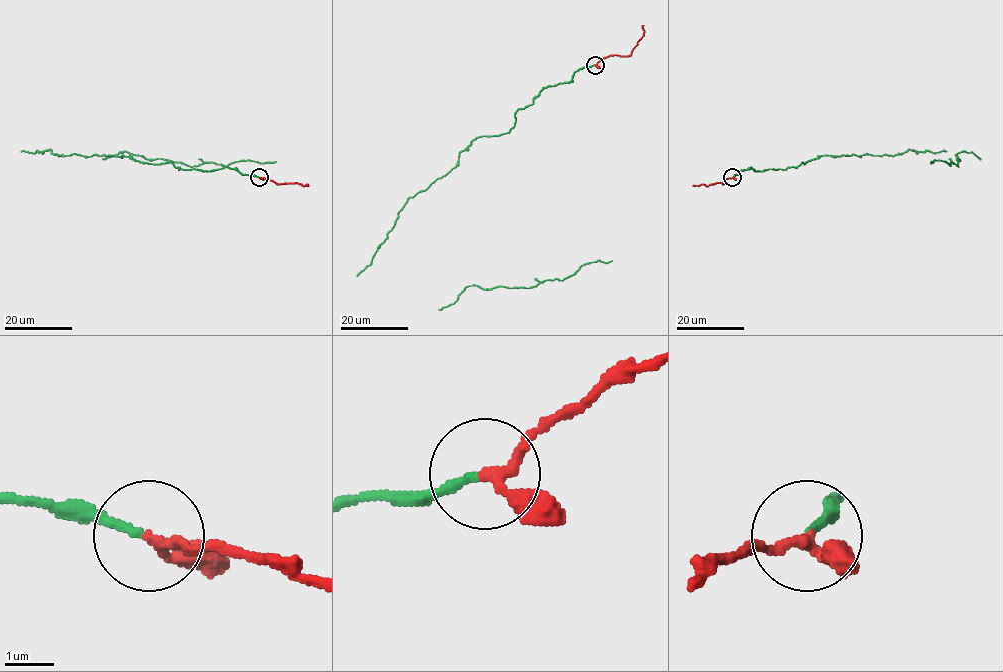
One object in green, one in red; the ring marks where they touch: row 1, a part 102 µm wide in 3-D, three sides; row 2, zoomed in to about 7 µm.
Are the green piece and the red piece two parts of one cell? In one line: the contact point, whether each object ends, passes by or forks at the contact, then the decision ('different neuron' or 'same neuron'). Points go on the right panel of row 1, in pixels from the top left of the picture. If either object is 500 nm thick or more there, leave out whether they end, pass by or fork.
(732, 177) | green ends | red passes by | same neuron

